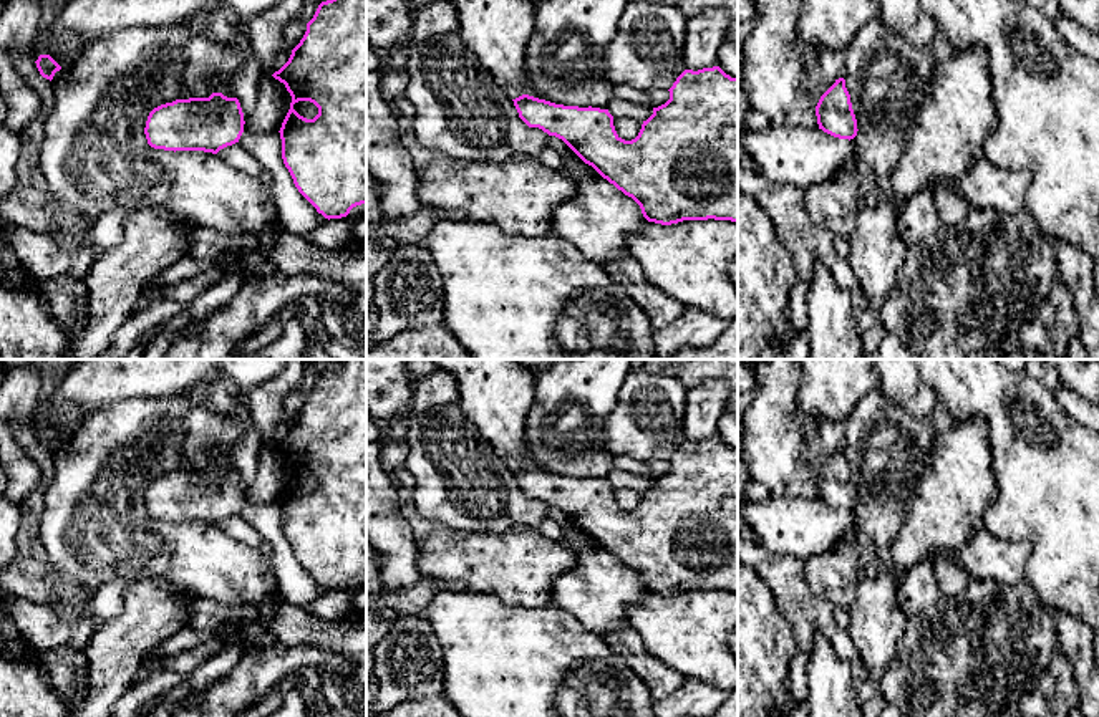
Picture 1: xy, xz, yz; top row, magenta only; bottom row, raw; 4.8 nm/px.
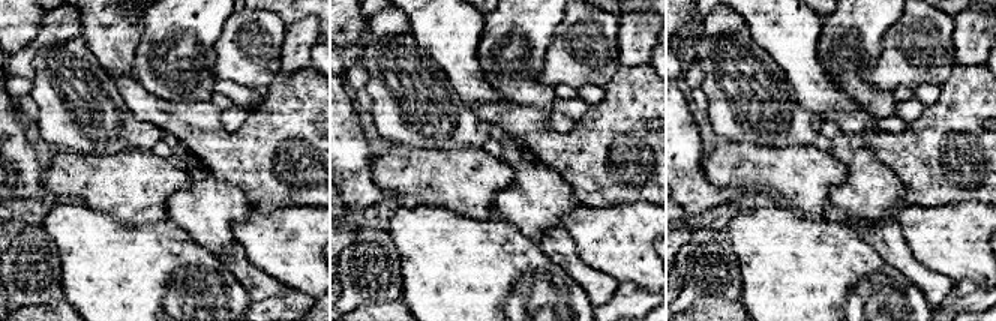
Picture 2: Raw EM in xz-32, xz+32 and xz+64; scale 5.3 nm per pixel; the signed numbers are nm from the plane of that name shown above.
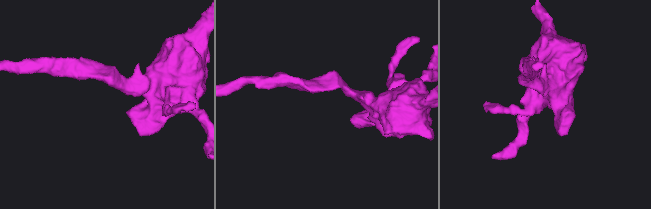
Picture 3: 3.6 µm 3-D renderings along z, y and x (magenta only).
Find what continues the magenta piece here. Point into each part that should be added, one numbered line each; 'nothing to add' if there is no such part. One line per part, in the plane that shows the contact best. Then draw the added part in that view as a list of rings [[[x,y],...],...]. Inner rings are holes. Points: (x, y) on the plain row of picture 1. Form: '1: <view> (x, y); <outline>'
nothing to add

